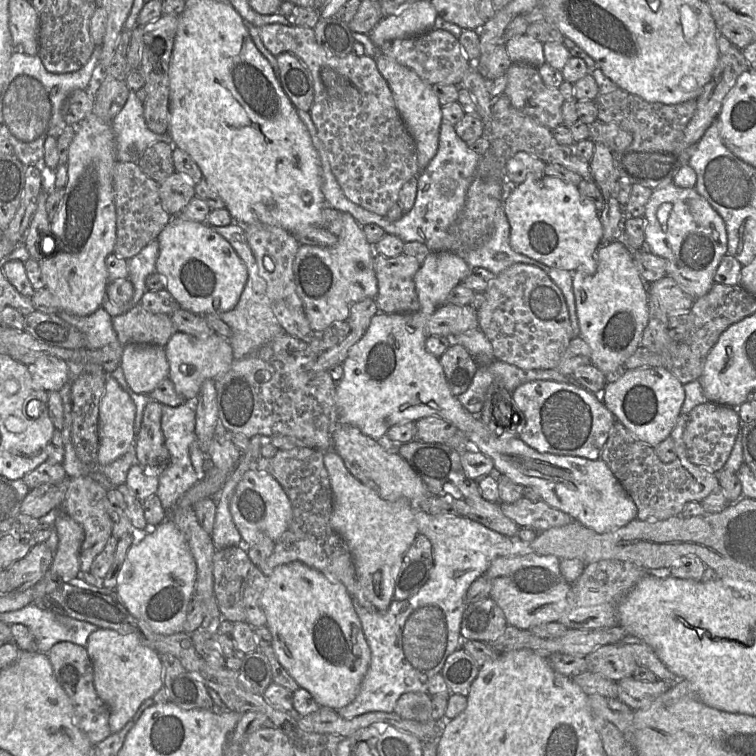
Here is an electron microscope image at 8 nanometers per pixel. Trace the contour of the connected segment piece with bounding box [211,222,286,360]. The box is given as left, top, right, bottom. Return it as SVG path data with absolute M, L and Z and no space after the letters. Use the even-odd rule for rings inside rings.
M232 222L227 226L211 227L233 246L247 267L248 279L237 305L232 310L218 313L218 317L232 330L229 342L233 349L234 359L239 360L253 353L274 338L285 334L286 331L278 322L271 308L266 294L266 282L259 275L258 264L248 244L244 225Z

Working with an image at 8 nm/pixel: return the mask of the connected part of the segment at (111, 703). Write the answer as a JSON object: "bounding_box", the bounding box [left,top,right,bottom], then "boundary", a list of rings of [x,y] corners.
{"bounding_box":[87,628,164,733],"boundary":[[[105,628],[90,634],[87,652],[94,670],[95,690],[109,709],[112,733],[117,733],[133,718],[141,704],[164,686],[162,662],[159,654],[145,646],[135,634],[120,634]]]}

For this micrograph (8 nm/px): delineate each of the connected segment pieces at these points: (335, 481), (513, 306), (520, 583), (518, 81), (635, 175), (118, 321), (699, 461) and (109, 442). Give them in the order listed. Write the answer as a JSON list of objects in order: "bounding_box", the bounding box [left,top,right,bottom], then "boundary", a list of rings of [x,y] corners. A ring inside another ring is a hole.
[{"bounding_box":[324,450,419,612],"boundary":[[[333,450],[324,453],[333,493],[331,527],[343,538],[351,553],[356,572],[354,598],[372,612],[384,612],[394,599],[395,583],[403,557],[419,534],[414,520],[415,510],[404,498],[389,502],[362,484],[346,468]]]},{"bounding_box":[477,264,573,369],"boundary":[[[513,264],[495,275],[484,295],[485,301],[477,311],[479,328],[490,341],[496,360],[521,369],[555,369],[573,339],[573,329],[564,294],[548,274],[533,265]]]},{"bounding_box":[484,552,571,630],"boundary":[[[531,552],[497,557],[484,574],[492,583],[489,597],[502,609],[508,625],[530,630],[546,622],[558,621],[567,607],[571,584],[562,576],[560,559],[554,555]]]},{"bounding_box":[504,63,565,129],"boundary":[[[512,63],[506,71],[506,76],[504,94],[513,107],[549,129],[563,124],[561,109],[565,99],[558,88],[551,88],[544,84],[538,67],[526,63]]]},{"bounding_box":[595,89,696,190],"boundary":[[[617,89],[608,94],[599,94],[595,103],[598,121],[616,124],[633,136],[632,143],[626,149],[613,152],[614,165],[620,178],[654,190],[673,182],[680,168],[689,164],[695,145],[686,145],[683,137],[685,128],[695,114],[696,99],[665,105],[648,102],[637,95]]]},{"bounding_box":[112,303,178,347],"boundary":[[[140,303],[132,306],[126,312],[112,317],[112,326],[118,341],[124,346],[137,343],[165,347],[171,336],[178,331],[170,316],[150,312]]]},{"bounding_box":[683,401,742,473],"boundary":[[[706,401],[688,414],[683,440],[688,460],[711,472],[719,473],[730,456],[742,424],[737,408]]]},{"bounding_box":[98,373,136,465],"boundary":[[[106,373],[105,390],[99,404],[99,445],[98,463],[107,465],[124,455],[129,446],[136,442],[134,422],[136,406],[130,395],[120,386],[118,381]]]}]

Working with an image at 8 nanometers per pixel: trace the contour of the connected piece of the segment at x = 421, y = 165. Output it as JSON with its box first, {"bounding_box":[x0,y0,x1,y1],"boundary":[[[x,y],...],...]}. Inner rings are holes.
{"bounding_box":[374,52,442,173],"boundary":[[[380,52],[374,59],[380,74],[391,89],[396,108],[405,127],[415,141],[418,173],[420,173],[428,166],[438,150],[442,106],[432,90],[432,85],[424,82],[412,69],[401,65],[395,59]]]}

